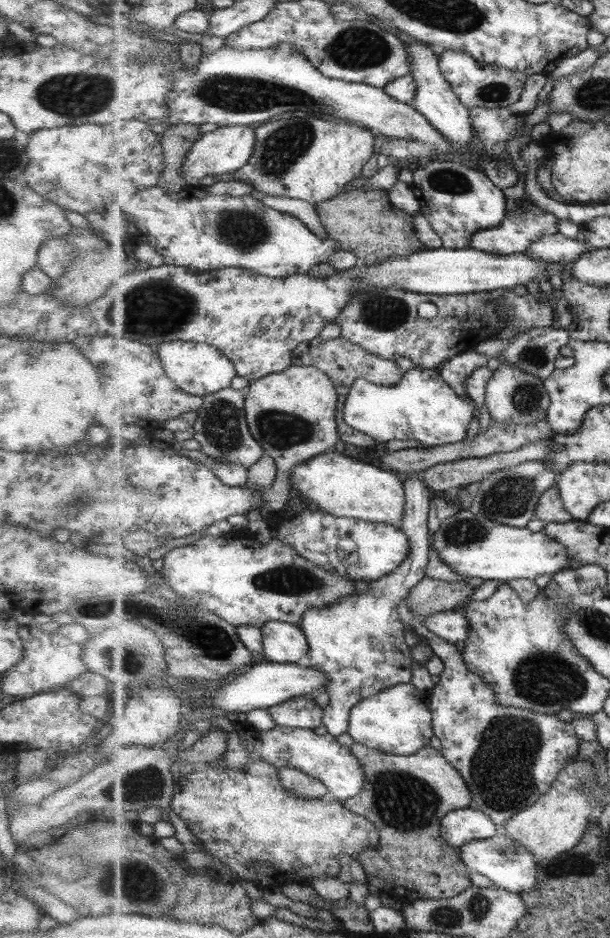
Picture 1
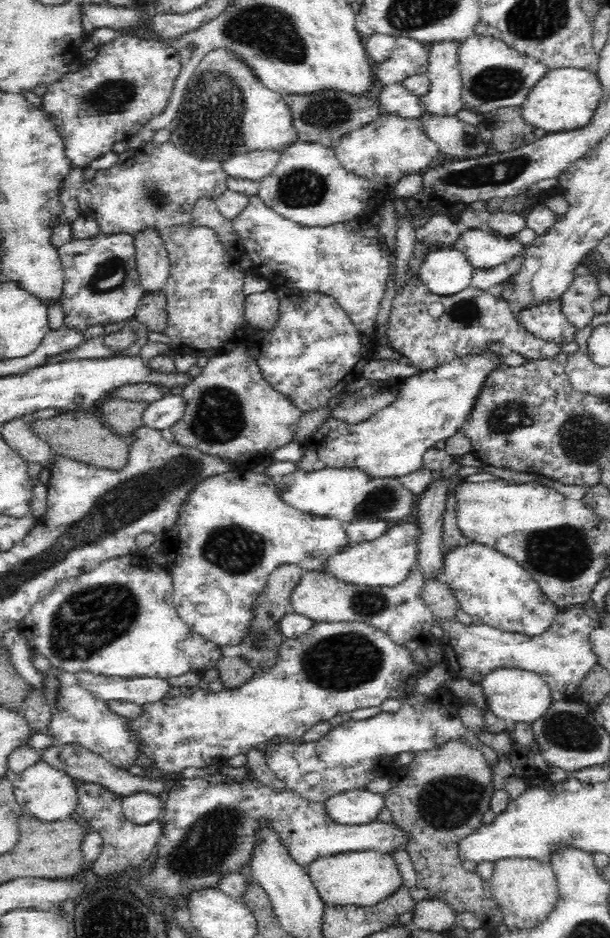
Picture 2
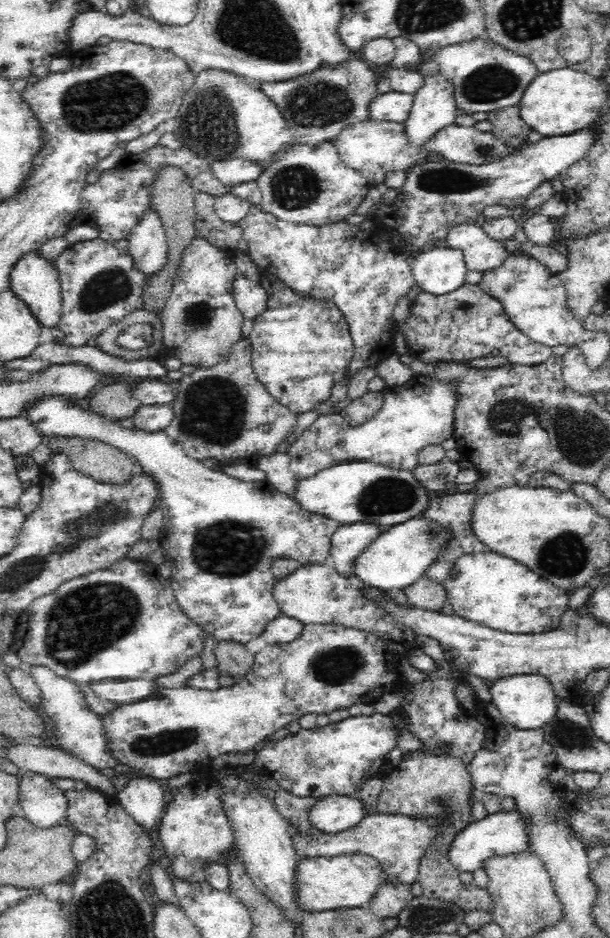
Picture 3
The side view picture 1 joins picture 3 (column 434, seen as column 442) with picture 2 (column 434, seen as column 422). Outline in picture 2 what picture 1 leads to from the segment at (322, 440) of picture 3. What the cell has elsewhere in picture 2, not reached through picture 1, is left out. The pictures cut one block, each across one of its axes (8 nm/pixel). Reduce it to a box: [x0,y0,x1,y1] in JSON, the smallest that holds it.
[297,350,504,478]

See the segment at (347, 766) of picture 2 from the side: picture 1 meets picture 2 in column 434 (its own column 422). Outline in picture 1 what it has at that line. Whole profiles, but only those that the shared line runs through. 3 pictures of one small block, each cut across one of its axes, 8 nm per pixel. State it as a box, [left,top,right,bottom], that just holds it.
[348,682,434,756]

